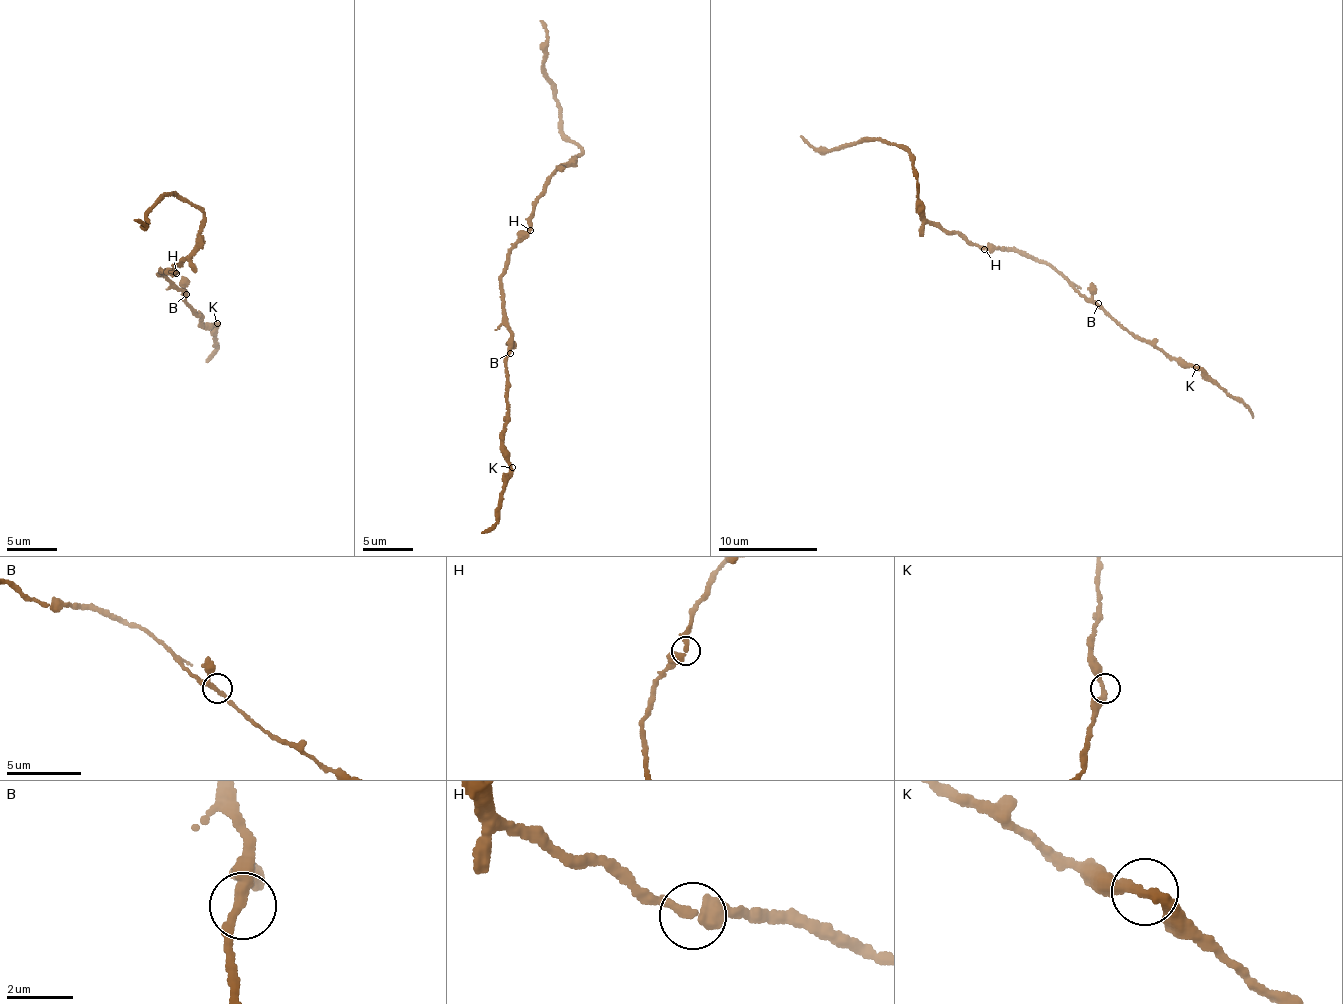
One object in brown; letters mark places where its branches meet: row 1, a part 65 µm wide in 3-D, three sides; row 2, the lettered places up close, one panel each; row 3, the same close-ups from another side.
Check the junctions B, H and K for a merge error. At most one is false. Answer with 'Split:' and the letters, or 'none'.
Split: none

